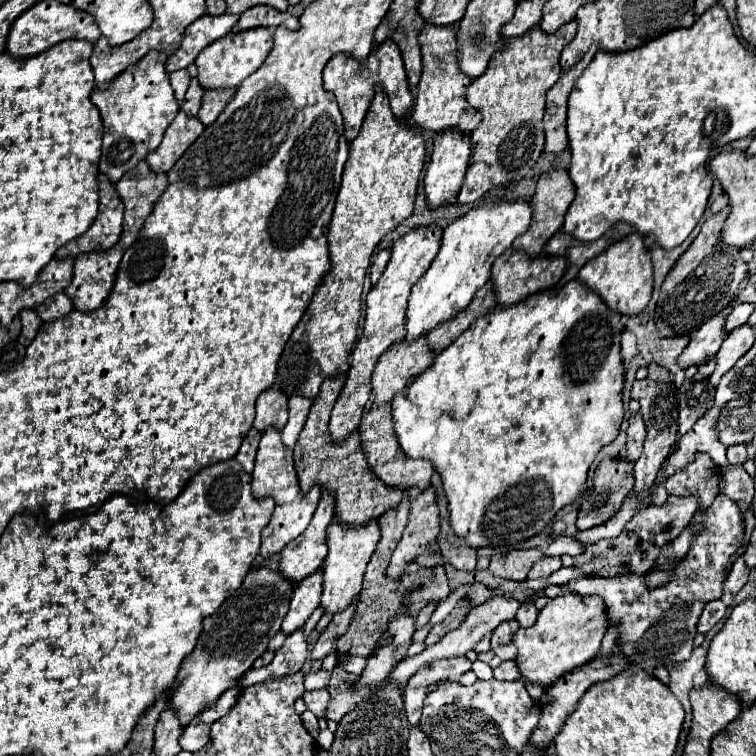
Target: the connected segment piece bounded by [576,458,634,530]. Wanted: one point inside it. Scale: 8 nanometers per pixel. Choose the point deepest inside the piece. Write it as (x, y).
(614, 479)

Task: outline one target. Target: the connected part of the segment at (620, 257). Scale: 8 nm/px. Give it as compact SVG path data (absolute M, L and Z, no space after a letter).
M630 234L612 244L602 254L588 260L578 272L578 278L580 282L586 282L586 286L590 286L610 310L620 312L624 318L640 314L652 296L652 266L650 254L644 248L644 238L640 234Z

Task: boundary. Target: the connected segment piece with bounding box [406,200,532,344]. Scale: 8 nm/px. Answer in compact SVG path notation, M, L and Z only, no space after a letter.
M524 200L518 202L484 202L478 208L468 210L462 218L444 228L438 256L432 260L428 272L412 288L406 308L406 342L412 344L420 336L428 334L436 326L452 320L462 312L474 294L488 282L492 262L512 246L512 242L530 226L532 210Z

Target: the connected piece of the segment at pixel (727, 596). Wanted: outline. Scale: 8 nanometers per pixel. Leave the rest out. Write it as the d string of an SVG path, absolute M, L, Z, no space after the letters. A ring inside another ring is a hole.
M738 558L738 560L734 562L728 578L726 578L726 586L724 586L724 594L722 594L722 602L724 602L726 606L730 606L730 602L732 602L734 596L736 596L736 592L746 584L746 580L748 580L748 568L746 568L744 560Z

